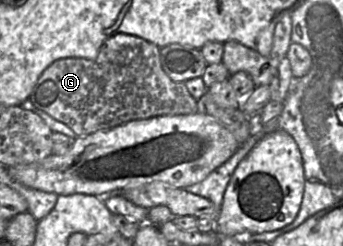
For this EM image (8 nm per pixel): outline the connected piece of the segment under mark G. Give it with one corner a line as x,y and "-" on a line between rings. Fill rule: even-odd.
136,35
114,36
105,42
94,59
54,61
40,75
29,98
37,108
66,124
78,137
133,120
197,113
198,101
186,85
173,81
163,70
160,49

